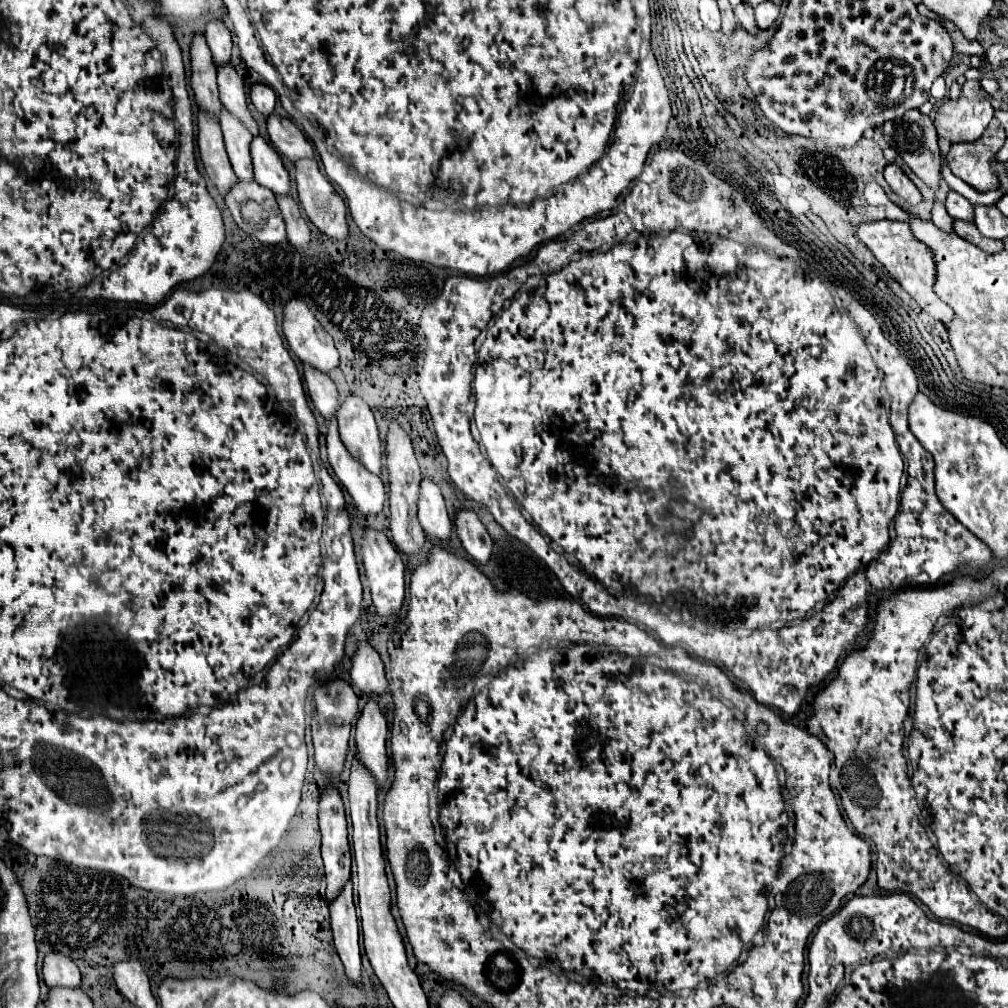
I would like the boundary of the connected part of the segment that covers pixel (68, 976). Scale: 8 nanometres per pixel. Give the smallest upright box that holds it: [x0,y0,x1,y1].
[43,955,81,989]

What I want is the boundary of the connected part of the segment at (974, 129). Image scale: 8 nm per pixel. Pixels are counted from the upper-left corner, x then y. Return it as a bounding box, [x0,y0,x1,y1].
[935,81,993,143]

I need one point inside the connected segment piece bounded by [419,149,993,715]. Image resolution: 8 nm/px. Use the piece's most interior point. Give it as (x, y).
(719, 383)

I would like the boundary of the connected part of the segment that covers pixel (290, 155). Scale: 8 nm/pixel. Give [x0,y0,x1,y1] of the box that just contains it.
[267,115,313,163]

